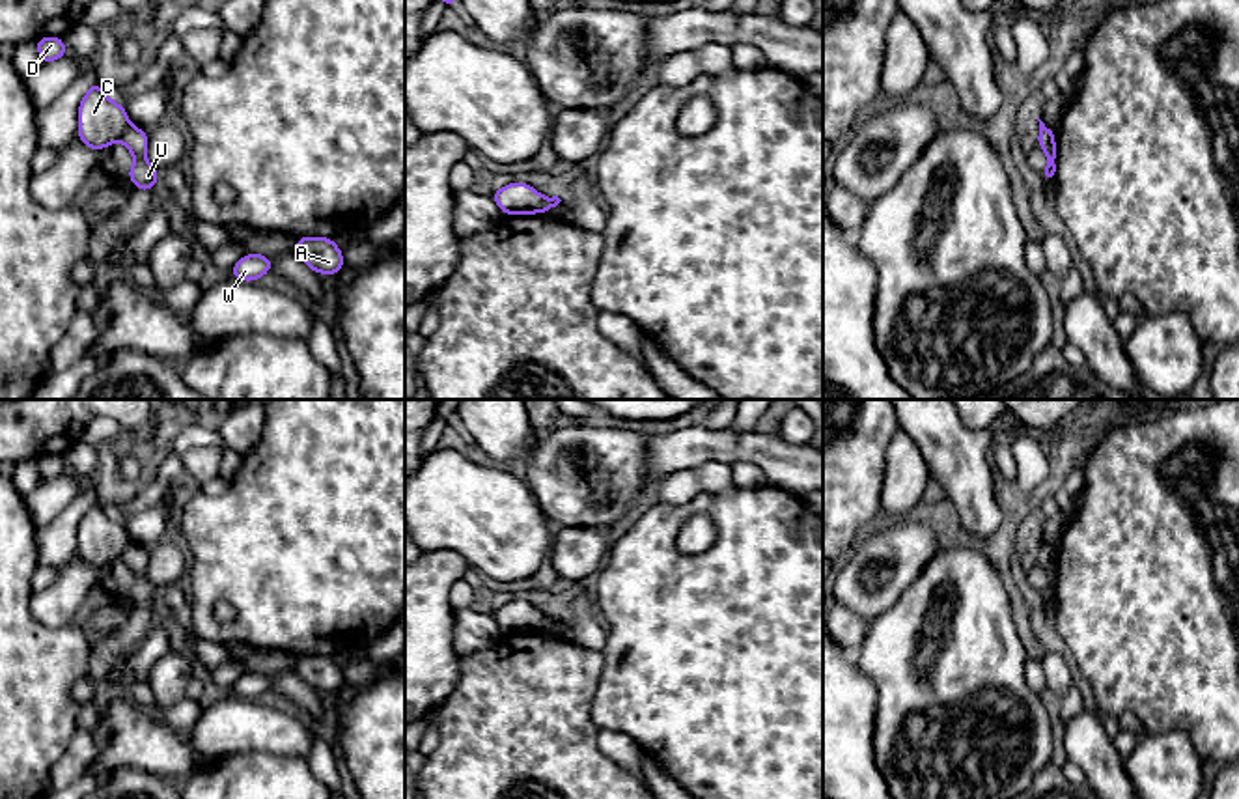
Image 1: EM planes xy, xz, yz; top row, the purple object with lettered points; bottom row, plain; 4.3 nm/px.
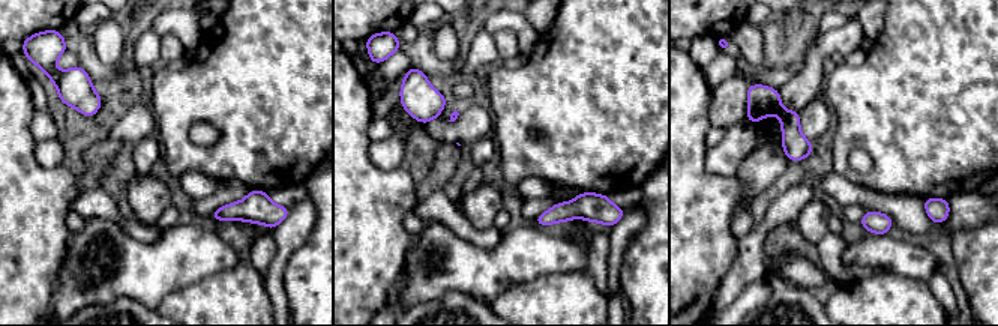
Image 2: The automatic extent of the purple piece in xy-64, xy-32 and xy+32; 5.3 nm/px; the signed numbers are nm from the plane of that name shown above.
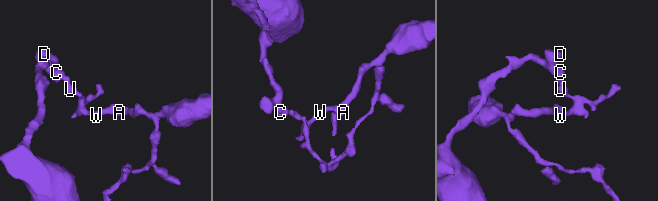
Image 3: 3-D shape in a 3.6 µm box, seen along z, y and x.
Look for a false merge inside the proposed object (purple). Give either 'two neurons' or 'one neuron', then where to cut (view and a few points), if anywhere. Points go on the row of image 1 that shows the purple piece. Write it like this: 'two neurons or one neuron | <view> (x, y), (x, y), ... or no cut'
two neurons | xy (131, 126), (120, 140)

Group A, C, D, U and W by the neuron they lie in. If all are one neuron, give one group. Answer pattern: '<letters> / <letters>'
A U W / C D

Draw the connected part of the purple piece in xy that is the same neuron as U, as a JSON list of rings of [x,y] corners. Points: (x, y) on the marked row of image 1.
[[[129,127],[121,140],[127,149],[134,157],[132,168],[127,172],[127,177],[144,192],[149,192],[149,189],[159,183],[160,174],[147,162],[146,151],[147,151],[147,131]]]

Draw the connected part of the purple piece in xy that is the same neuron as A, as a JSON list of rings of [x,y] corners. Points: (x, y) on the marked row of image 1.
[[[327,237],[295,239],[295,248],[313,273],[338,274],[345,263],[340,246]]]

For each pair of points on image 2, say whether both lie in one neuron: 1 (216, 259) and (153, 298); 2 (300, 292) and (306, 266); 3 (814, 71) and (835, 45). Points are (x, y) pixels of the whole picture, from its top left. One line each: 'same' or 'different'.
1: same
2: same
3: same

